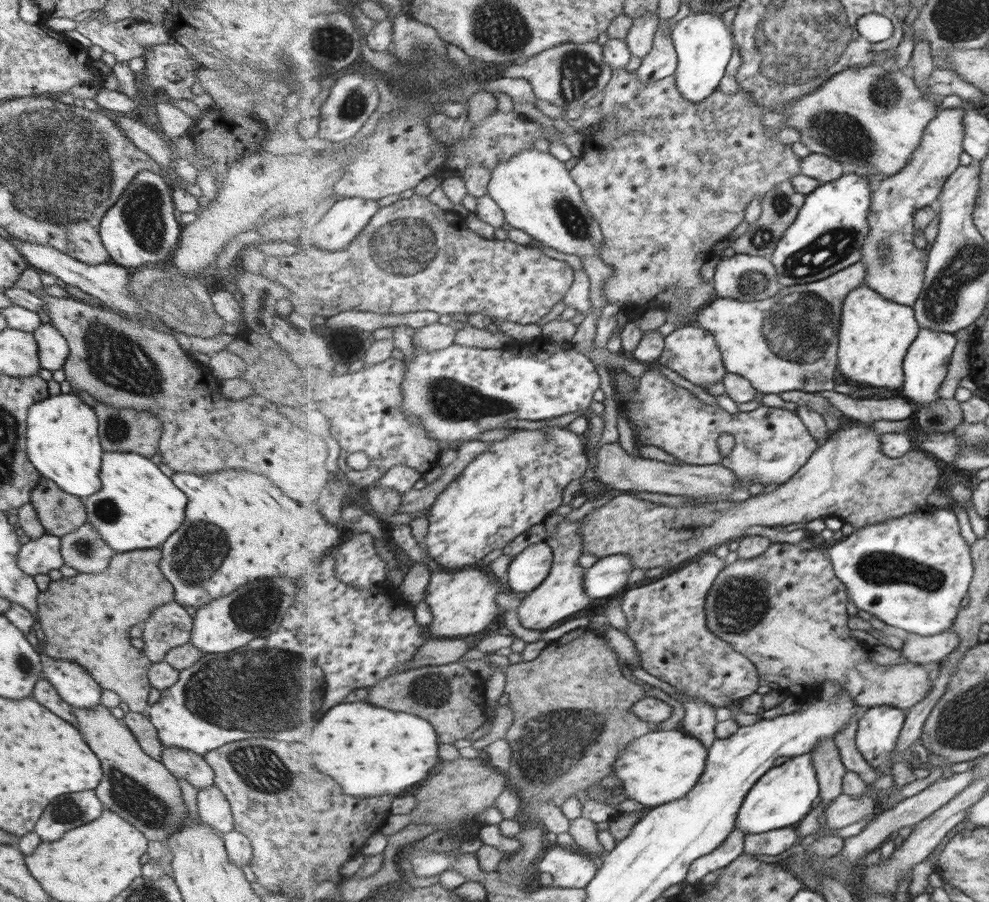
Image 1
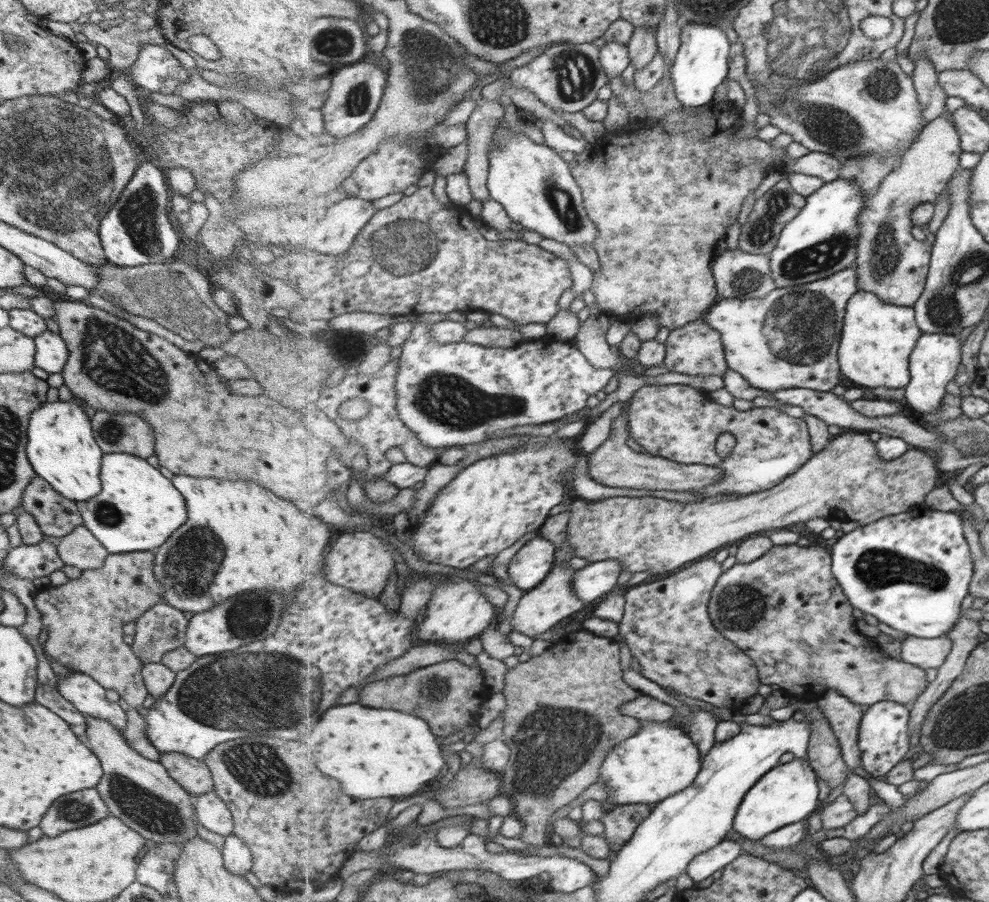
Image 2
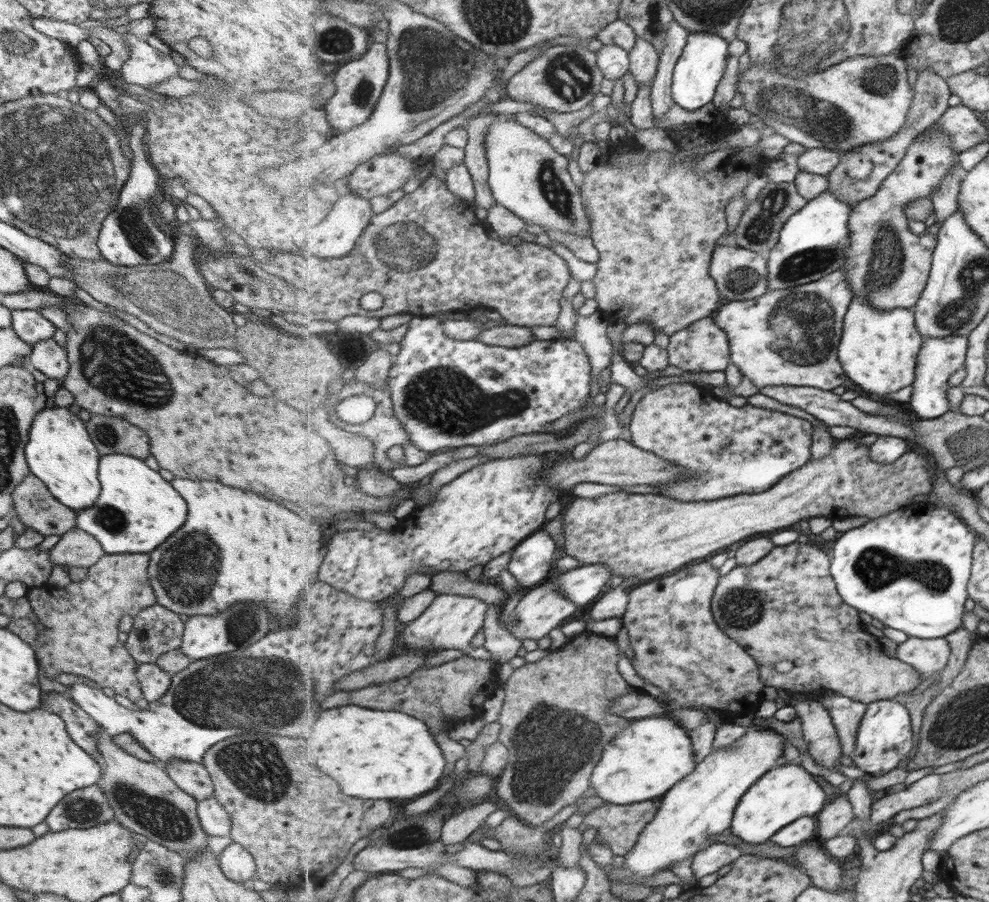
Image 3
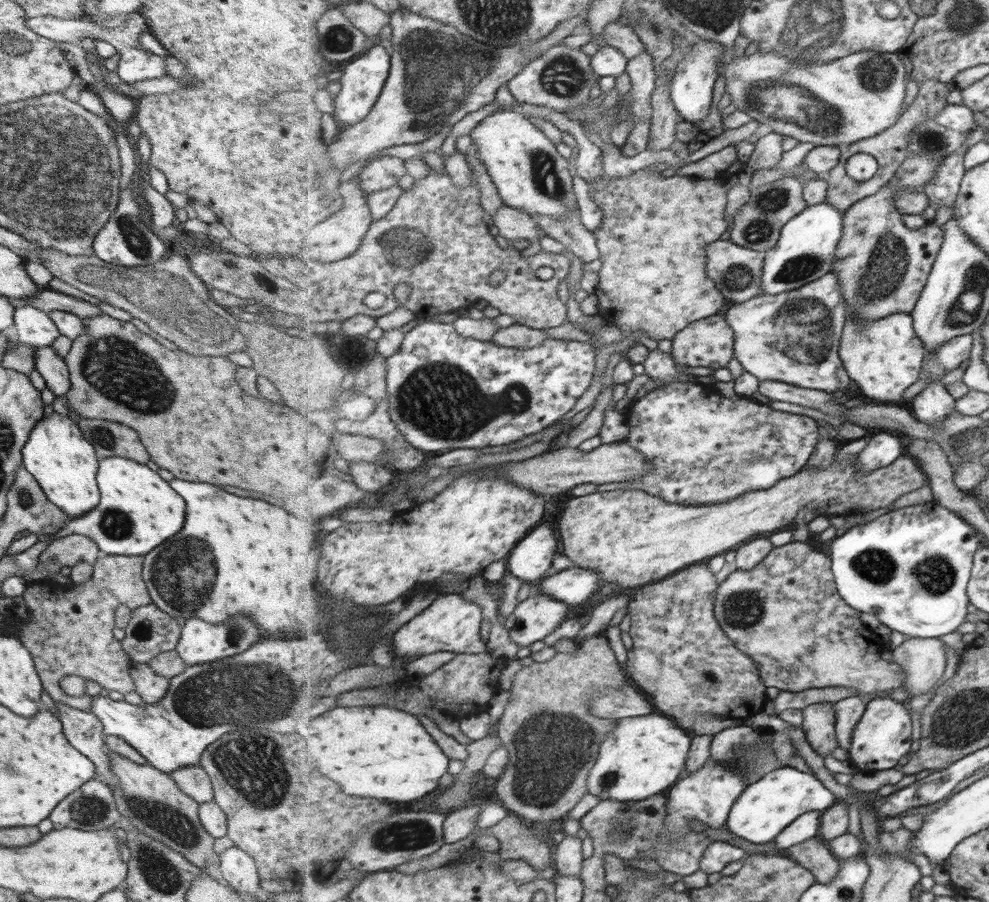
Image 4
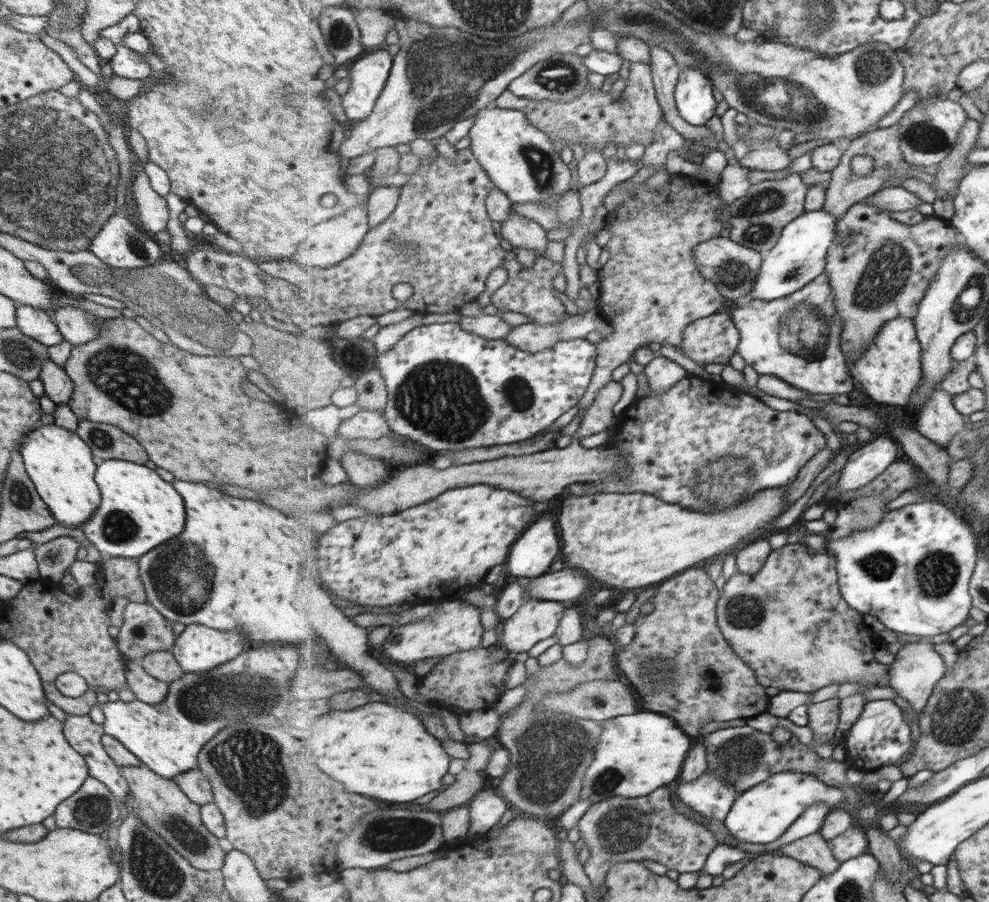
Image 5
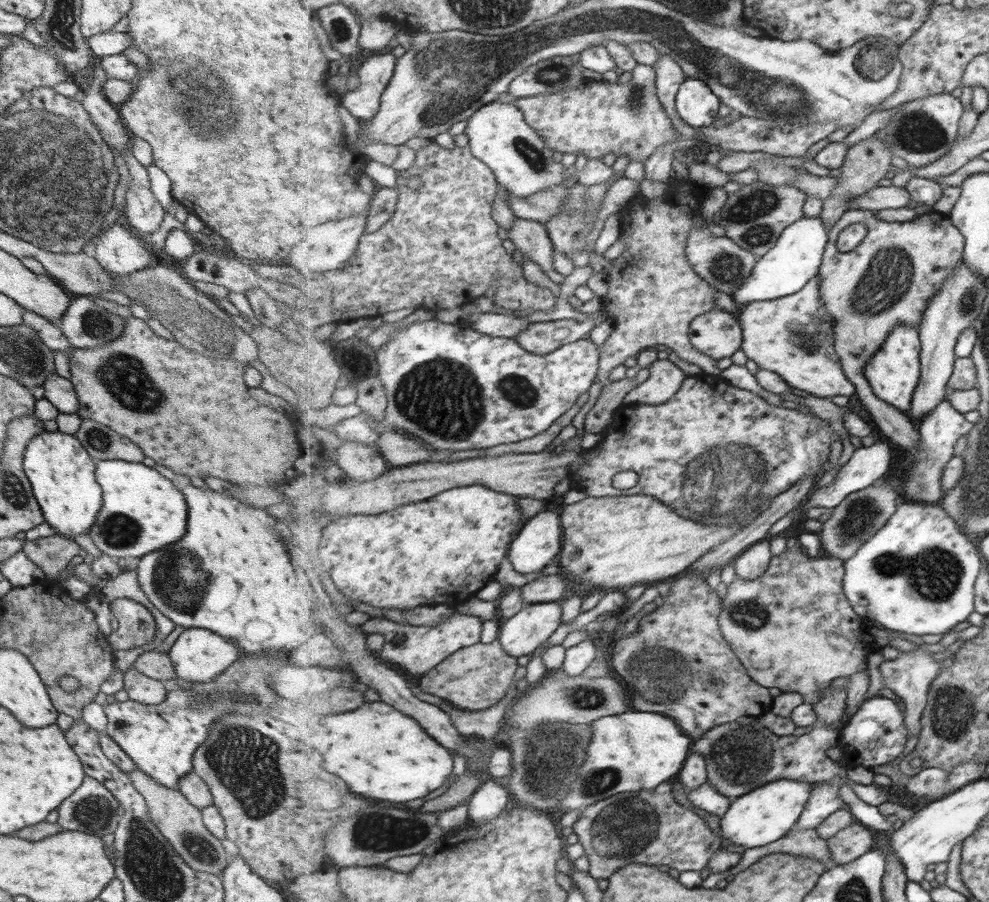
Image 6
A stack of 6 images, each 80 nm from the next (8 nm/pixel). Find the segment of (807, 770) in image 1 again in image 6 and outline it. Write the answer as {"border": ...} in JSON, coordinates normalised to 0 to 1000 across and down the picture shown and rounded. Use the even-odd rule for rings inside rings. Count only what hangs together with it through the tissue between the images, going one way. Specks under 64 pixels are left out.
{"border":[[[791,863],[791,866],[780,867],[749,885],[742,885],[738,898],[728,909],[727,926],[741,937],[753,940],[753,943],[788,932],[804,918],[823,879],[823,873],[824,868]],[[851,871],[850,884],[852,884],[852,890],[856,894],[858,900],[872,916],[883,921],[900,924],[902,915],[896,911],[895,906],[889,902],[886,894],[877,892],[869,887],[860,871]]]}

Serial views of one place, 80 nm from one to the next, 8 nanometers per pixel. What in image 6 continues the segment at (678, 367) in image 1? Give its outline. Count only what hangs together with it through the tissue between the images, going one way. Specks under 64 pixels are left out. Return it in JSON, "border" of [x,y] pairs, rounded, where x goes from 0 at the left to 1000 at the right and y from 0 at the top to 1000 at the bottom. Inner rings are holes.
{"border":[[[729,341],[707,350],[699,361],[699,380],[723,399],[739,397],[750,386],[752,374],[745,350]]]}

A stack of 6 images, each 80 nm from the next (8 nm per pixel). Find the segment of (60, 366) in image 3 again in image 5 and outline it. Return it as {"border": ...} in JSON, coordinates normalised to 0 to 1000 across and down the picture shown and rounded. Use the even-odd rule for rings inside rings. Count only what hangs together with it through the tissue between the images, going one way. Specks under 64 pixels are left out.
{"border":[[[46,398],[41,404],[39,420],[43,426],[44,436],[58,448],[68,448],[73,433],[73,425],[64,409],[57,406],[52,398]]]}

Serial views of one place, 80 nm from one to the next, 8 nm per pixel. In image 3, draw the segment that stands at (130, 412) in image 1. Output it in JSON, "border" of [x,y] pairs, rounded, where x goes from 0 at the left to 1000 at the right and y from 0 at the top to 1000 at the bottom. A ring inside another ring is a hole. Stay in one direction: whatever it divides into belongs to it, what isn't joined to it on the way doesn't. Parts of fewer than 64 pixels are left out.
{"border":[[[92,460],[85,469],[88,483],[101,507],[107,503],[127,503],[146,510],[152,504],[149,480],[129,466]]]}

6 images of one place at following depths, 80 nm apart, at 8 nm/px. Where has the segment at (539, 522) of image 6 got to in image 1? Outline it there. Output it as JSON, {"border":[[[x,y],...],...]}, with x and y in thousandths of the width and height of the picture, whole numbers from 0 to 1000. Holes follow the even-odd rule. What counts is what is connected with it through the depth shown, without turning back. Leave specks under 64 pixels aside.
{"border":[[[549,599],[518,619],[509,643],[519,655],[535,659],[556,639],[559,626],[560,610]]]}

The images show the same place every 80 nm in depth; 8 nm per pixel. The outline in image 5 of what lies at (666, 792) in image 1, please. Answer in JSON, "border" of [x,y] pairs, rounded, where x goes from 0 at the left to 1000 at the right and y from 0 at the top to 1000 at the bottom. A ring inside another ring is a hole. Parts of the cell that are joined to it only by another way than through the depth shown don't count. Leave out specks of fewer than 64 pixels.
{"border":[[[649,787],[609,799],[610,823],[606,836],[594,853],[586,887],[606,890],[620,884],[646,885],[687,867],[689,851],[703,825],[686,800],[668,790]],[[680,867],[680,869],[678,869]]]}

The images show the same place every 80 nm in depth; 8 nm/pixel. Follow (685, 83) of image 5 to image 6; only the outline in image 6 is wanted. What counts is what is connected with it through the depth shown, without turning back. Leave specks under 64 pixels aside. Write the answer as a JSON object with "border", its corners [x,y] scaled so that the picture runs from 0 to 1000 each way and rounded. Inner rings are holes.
{"border":[[[695,85],[683,106],[683,120],[694,141],[711,143],[725,133],[729,112],[711,88]]]}

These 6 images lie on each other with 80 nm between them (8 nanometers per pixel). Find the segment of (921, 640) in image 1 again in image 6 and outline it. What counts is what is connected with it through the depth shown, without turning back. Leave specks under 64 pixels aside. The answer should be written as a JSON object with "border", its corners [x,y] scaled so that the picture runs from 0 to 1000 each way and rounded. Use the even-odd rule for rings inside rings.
{"border":[[[928,718],[923,723],[910,724],[904,732],[894,733],[889,743],[894,749],[895,761],[897,761],[903,768],[906,768],[915,779],[915,796],[918,805],[918,817],[929,817],[932,810],[932,792],[935,783],[938,782],[940,771],[940,763],[943,755],[950,748],[954,735],[947,734],[943,724]]]}

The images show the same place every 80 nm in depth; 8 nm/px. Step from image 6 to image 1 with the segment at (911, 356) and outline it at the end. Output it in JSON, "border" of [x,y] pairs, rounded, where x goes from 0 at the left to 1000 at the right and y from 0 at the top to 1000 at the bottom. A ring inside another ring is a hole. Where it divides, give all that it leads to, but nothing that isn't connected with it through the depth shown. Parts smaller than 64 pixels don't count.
{"border":[[[875,315],[861,322],[852,337],[848,373],[847,410],[859,422],[891,432],[906,431],[915,426],[914,401],[921,381],[932,363],[921,339],[896,331],[889,323]]]}

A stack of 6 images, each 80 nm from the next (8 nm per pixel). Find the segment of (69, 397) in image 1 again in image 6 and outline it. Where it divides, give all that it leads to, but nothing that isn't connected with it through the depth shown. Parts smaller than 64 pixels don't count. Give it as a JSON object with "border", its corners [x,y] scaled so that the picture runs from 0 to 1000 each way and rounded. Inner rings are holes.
{"border":[[[58,477],[40,480],[25,494],[22,520],[44,579],[61,595],[74,599],[78,592],[89,592],[103,560],[103,545],[95,529],[96,511],[73,482]]]}

